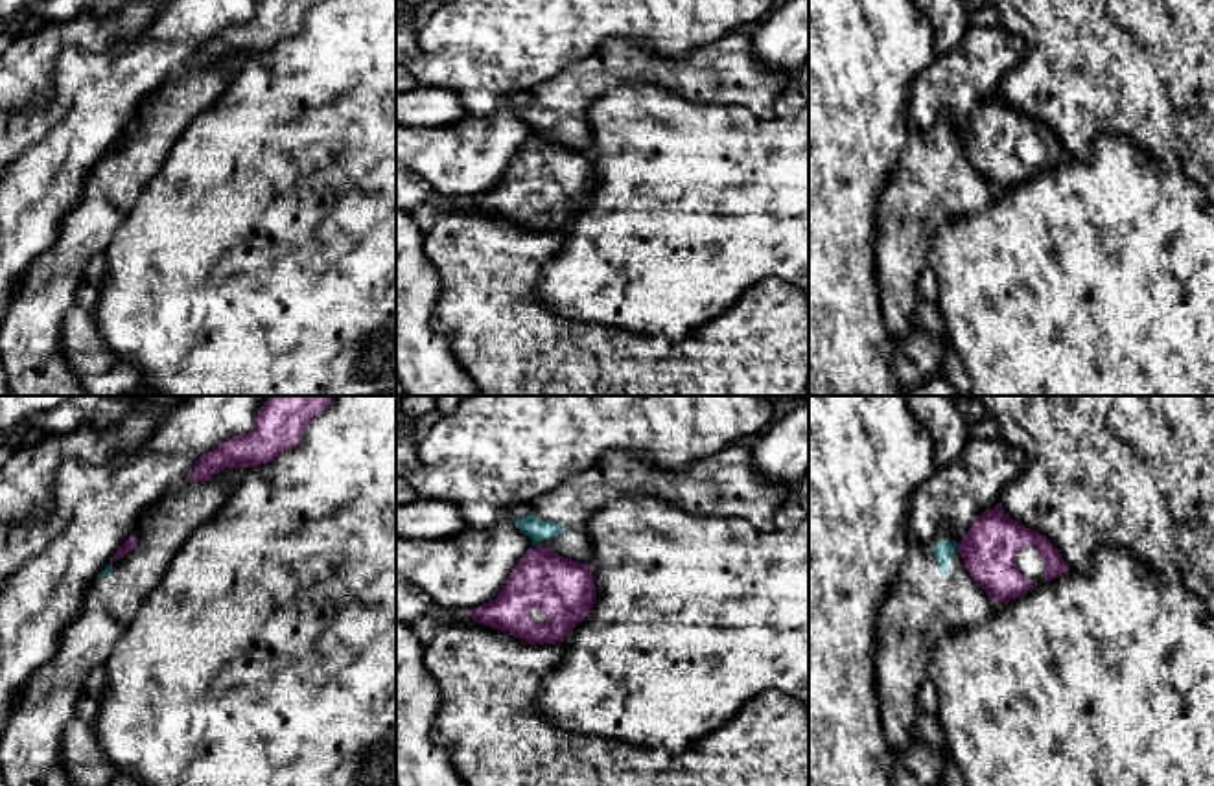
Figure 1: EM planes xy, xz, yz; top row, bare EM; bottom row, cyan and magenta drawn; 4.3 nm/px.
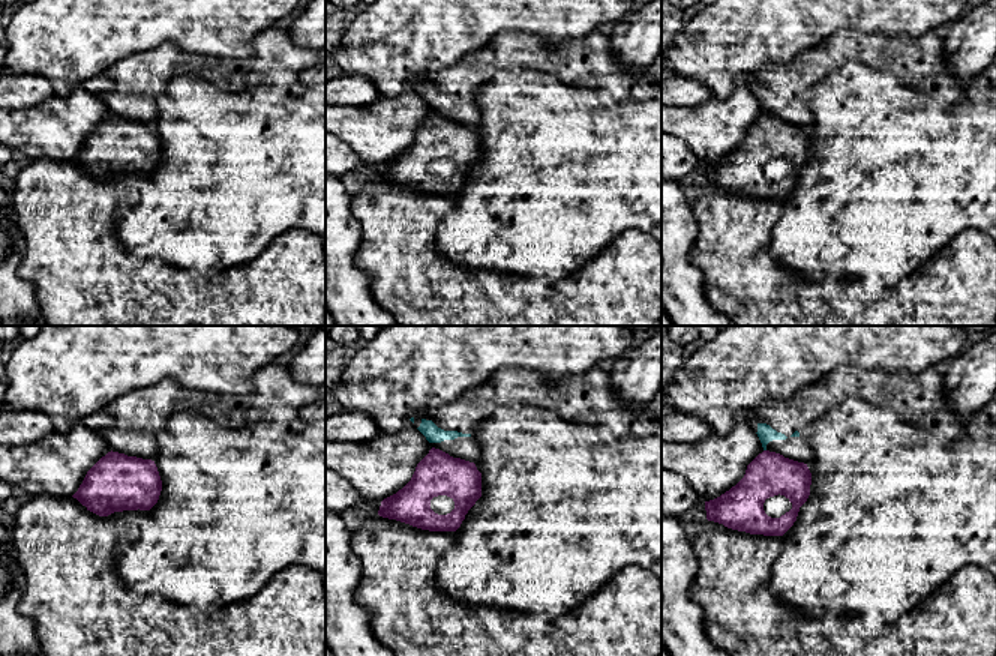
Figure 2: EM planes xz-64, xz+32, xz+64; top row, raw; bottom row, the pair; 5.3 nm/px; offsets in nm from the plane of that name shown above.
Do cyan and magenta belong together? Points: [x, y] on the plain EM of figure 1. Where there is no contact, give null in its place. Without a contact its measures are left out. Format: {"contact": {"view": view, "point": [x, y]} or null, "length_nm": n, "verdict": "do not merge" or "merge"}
{"contact": {"view": "xz", "point": [536, 133]}, "length_nm": 40, "verdict": "do not merge"}

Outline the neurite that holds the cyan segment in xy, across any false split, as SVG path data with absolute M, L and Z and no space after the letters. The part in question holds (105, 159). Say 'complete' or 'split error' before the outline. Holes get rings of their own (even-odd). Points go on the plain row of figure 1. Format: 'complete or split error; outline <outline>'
split error; outline M228 55L210 68L182 68L157 92L146 96L133 125L138 129L123 145L109 151L87 175L81 195L66 214L57 241L22 274L11 307L0 324L0 361L11 396L88 396L66 363L61 342L63 318L77 302L83 269L98 252L105 252L114 232L131 212L147 180L162 166L169 147L188 123L227 88L238 63Z

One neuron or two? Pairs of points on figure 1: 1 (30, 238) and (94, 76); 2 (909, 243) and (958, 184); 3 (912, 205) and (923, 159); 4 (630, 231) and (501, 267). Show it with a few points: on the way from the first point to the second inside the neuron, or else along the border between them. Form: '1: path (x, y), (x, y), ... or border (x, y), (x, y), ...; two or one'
1: path (30, 197), (30, 170), (81, 116); one
2: path (909, 227), (942, 194); one
3: path (922, 194), (923, 170); one
4: border (564, 227), (564, 245), (542, 267), (536, 288); two

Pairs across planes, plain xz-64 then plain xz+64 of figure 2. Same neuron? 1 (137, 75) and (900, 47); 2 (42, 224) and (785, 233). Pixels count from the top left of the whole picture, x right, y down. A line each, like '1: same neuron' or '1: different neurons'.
1: same neuron
2: different neurons

